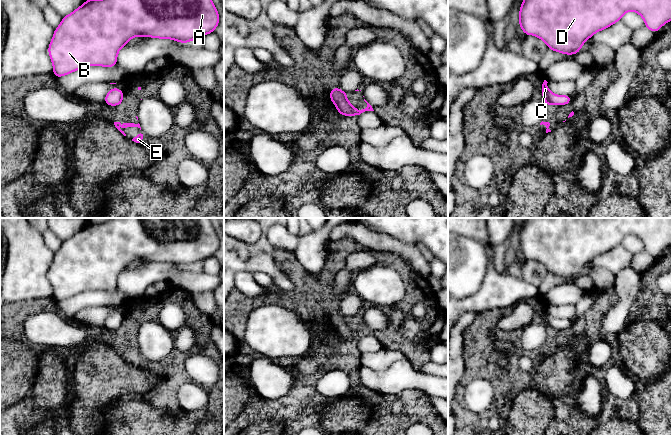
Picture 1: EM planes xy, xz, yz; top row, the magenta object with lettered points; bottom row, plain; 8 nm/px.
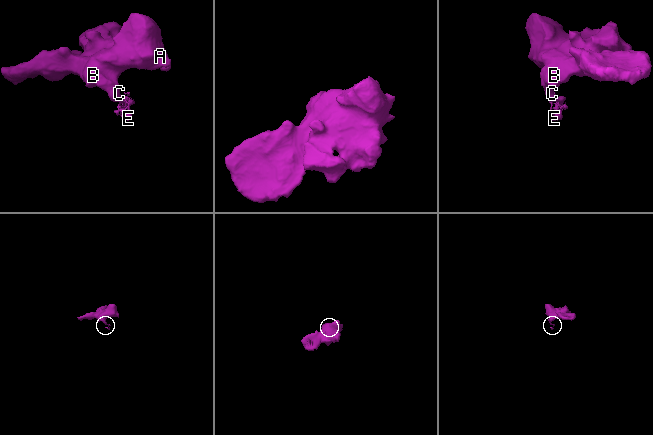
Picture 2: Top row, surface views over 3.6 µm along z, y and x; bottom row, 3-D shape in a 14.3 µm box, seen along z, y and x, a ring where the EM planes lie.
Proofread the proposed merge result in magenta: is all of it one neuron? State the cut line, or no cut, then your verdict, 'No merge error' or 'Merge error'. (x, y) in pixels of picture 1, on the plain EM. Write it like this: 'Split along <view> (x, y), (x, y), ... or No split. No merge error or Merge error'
Split along xz (357, 334), (358, 338). Merge error

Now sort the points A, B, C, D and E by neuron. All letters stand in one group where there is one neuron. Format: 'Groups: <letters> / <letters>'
Groups: A B C D / E

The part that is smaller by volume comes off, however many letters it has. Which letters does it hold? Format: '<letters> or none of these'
E

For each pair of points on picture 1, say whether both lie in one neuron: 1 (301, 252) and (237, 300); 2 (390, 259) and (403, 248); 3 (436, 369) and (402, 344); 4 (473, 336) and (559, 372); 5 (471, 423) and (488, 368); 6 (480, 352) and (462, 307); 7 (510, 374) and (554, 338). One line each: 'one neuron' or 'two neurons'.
1: two neurons
2: two neurons
3: two neurons
4: one neuron
5: one neuron
6: two neurons
7: one neuron

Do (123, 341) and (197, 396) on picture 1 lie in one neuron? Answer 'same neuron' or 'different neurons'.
same neuron

